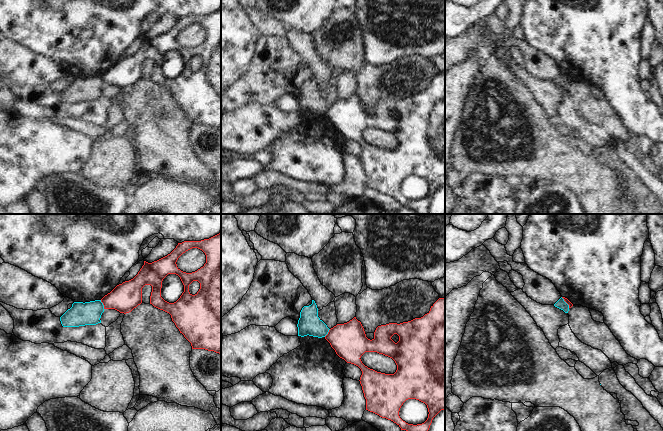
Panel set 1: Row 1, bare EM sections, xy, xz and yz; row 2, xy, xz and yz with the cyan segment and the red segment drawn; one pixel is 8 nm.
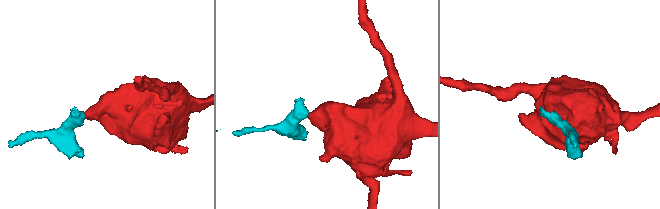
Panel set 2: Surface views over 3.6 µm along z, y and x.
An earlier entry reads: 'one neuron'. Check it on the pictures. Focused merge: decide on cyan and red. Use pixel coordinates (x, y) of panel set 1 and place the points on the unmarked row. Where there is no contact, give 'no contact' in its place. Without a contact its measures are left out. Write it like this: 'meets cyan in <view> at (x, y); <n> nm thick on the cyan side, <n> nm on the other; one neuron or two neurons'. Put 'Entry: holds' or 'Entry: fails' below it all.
meets cyan in xy at (103, 81); 190 nm thick on the cyan side, 220 nm on the other; two neurons
Entry: fails

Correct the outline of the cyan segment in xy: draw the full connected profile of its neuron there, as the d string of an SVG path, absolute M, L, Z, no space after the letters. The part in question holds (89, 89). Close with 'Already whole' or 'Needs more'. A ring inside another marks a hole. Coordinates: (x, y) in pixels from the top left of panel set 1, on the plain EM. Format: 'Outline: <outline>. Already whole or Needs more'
Outline: M101 76L90 78L74 78L61 93L63 103L79 103L85 101L96 101L101 99L101 91L104 88Z. Already whole

